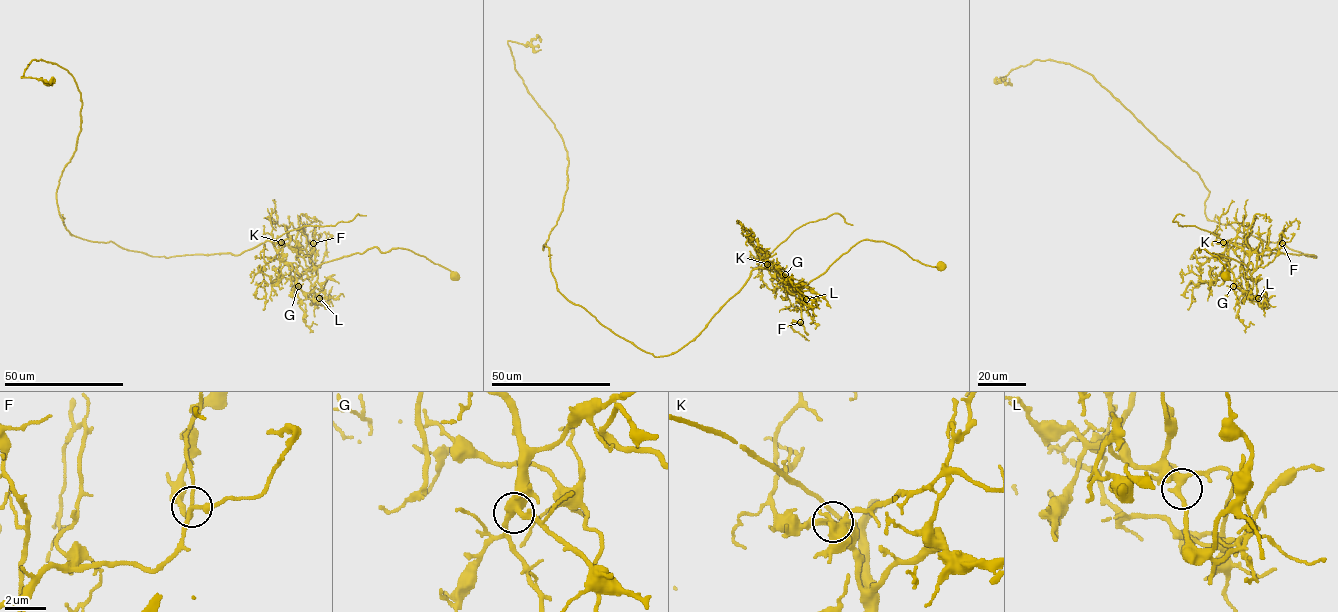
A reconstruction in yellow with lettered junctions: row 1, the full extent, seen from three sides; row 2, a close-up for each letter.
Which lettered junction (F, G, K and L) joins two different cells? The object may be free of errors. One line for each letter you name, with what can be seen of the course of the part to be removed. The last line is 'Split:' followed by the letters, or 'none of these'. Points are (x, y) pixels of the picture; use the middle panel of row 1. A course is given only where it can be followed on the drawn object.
K: course (767, 263), (775, 272), (777, 285), (792, 293), (867, 239), (895, 245), (922, 263), (944, 265)
Split: K

